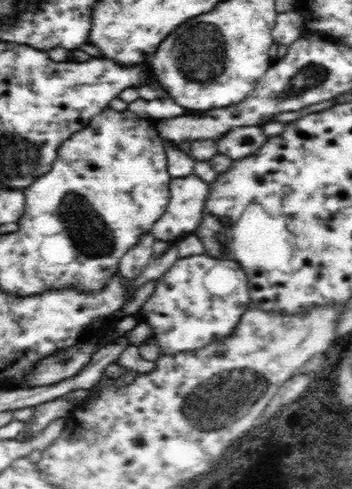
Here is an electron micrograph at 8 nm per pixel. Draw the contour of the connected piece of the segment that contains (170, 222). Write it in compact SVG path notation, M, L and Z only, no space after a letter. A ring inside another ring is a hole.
M193 174L173 178L170 182L171 199L164 214L152 225L155 240L172 244L190 233L198 232L209 184Z

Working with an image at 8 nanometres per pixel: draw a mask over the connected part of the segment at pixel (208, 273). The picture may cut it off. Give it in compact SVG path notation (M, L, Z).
M207 253L186 258L180 257L172 268L156 281L155 291L134 315L137 316L138 313L141 313L143 319L139 322L144 322L152 327L151 338L159 346L160 354L204 348L206 344L226 338L230 332L234 332L241 316L251 306L248 279L234 260L208 256Z

